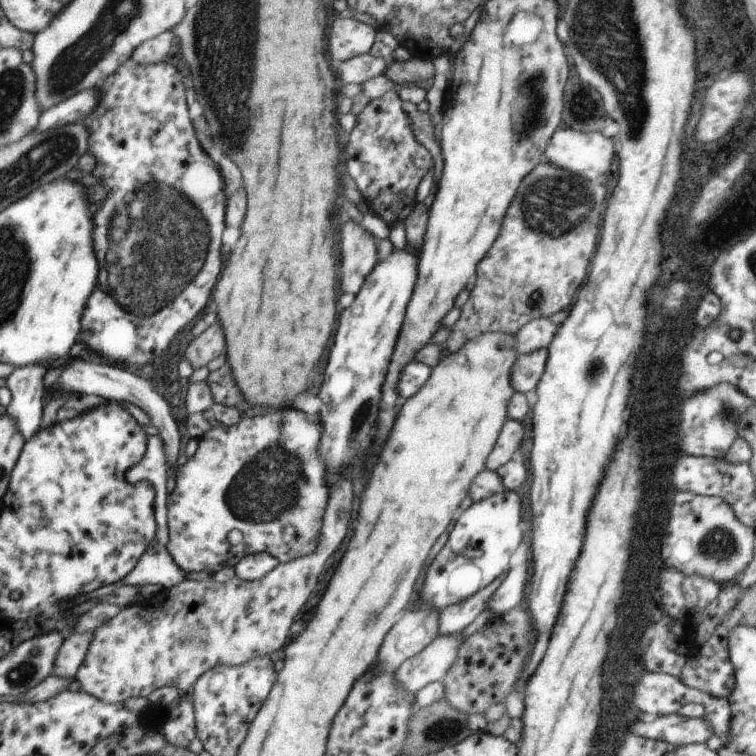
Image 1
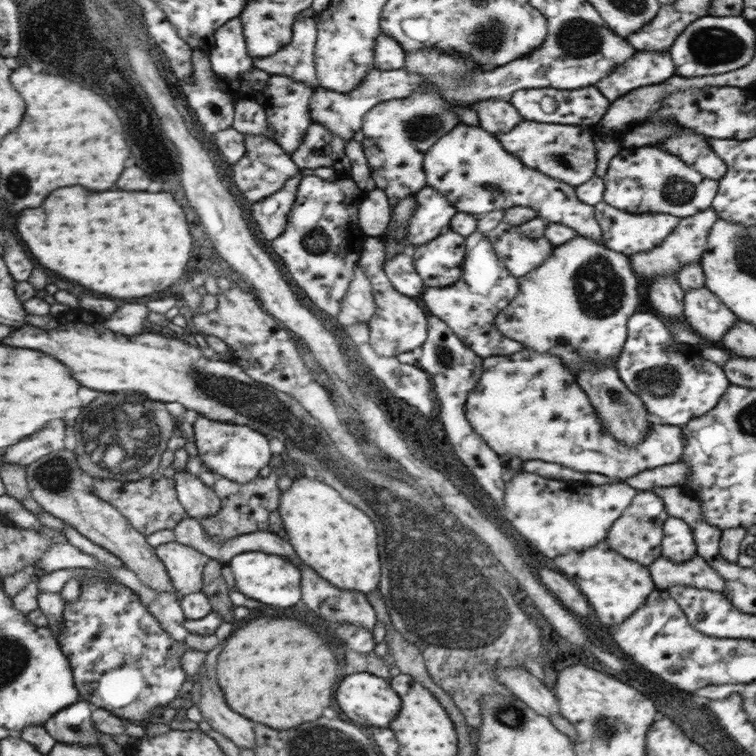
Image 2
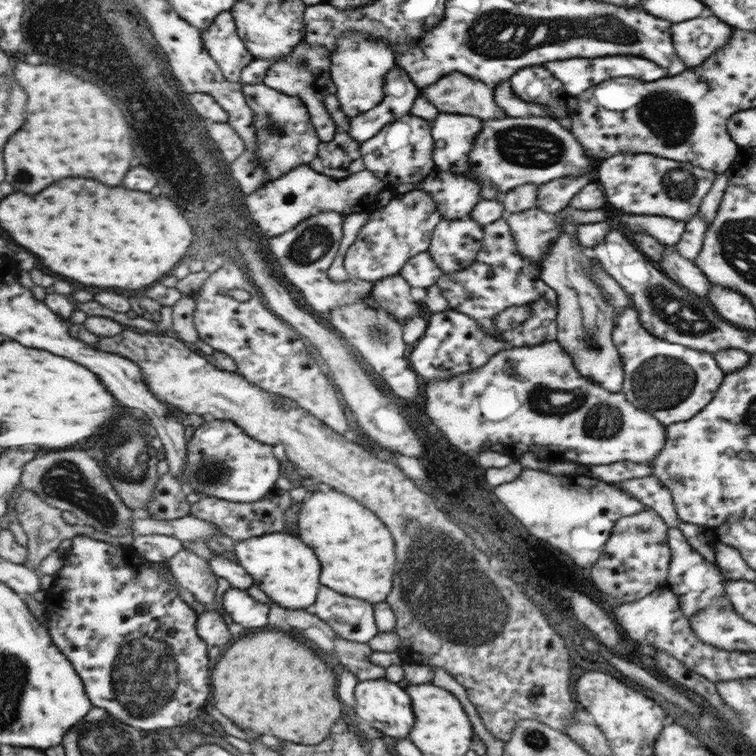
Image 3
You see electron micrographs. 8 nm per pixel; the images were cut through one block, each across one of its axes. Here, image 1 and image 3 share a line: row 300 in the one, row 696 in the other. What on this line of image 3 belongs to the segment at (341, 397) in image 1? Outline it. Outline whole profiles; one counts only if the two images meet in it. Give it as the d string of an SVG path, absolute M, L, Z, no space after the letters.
M365 680L357 682L353 688L353 700L355 700L355 712L361 720L369 722L371 728L383 732L385 736L391 736L395 740L409 738L409 730L413 726L413 710L411 710L411 698L409 694L389 680Z

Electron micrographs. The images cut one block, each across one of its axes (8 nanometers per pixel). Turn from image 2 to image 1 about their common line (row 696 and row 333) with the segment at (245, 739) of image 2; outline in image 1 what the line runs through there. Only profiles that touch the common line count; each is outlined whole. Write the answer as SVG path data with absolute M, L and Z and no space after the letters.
M215 322L207 330L203 330L185 350L185 358L193 370L205 368L209 360L213 360L223 350L223 332L221 326Z

